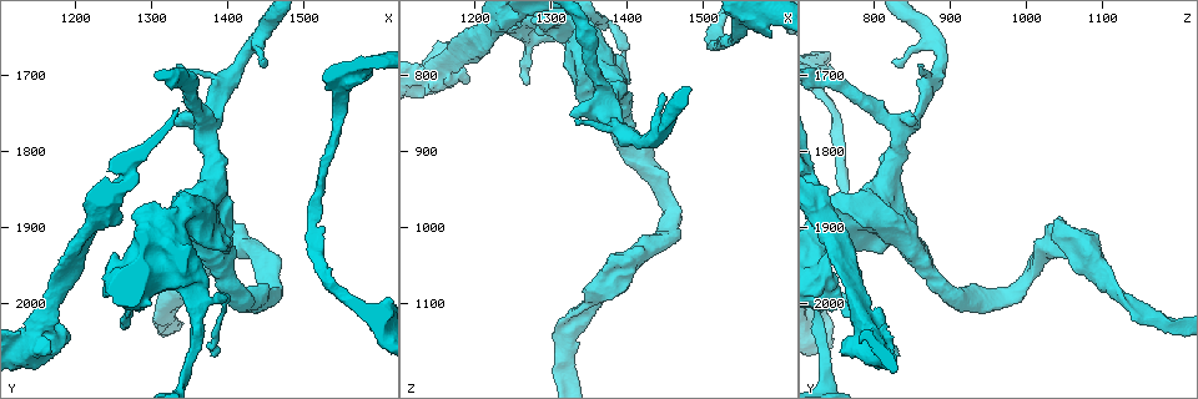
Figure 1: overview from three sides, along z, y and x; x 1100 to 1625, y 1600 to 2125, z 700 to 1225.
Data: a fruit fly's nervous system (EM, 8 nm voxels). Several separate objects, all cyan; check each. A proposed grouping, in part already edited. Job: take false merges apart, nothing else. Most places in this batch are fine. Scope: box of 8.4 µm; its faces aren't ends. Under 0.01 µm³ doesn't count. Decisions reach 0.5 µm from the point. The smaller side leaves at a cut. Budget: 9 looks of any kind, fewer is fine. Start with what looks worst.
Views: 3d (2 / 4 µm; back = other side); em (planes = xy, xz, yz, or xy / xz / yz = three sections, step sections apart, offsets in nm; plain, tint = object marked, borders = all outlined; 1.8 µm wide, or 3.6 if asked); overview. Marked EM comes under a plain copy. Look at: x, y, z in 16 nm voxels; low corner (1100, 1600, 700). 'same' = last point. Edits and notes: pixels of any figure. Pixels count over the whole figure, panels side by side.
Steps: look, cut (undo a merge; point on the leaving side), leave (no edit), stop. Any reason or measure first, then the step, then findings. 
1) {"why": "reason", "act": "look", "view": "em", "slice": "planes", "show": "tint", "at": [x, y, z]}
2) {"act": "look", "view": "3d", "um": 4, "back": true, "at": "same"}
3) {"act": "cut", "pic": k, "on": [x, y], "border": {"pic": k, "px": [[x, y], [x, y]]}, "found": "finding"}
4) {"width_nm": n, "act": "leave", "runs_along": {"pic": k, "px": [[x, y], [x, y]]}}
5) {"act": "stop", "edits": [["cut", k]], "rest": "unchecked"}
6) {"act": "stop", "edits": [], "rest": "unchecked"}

{"why": "abrupt turn", "act": "look", "view": "3d", "um": 4, "at": [1365, 1770, 835]}

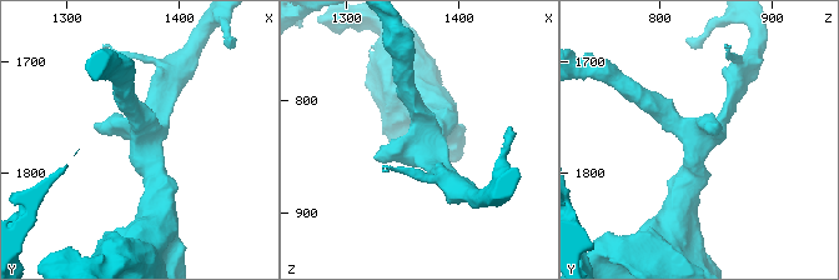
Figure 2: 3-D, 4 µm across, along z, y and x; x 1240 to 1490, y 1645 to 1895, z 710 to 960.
{"act": "look", "view": "em", "slice": "planes", "show": "borders", "at": [1368, 1774, 834]}

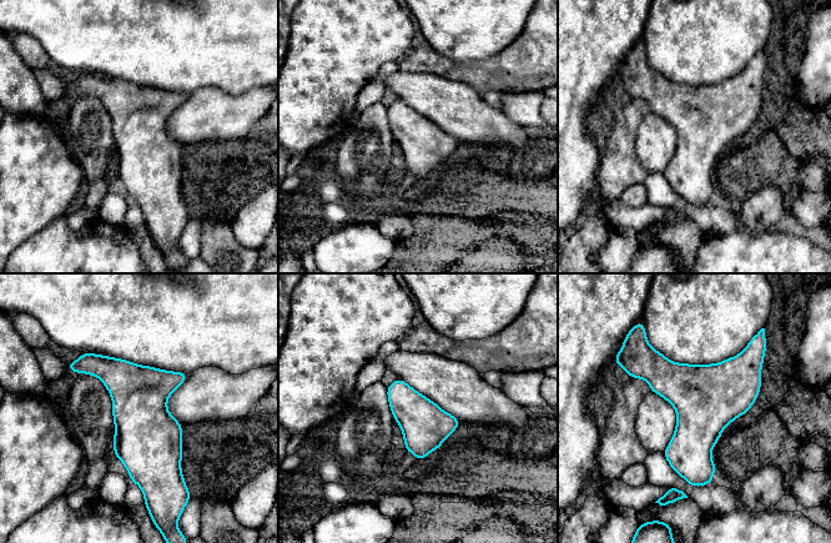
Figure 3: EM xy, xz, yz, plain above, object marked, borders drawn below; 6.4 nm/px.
{"act": "leave", "found": "one neuron here"}

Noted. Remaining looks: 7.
{"why": "branch point", "act": "look", "view": "em", "slice": "planes", "show": "tint", "at": [1410, 1920, 1045]}

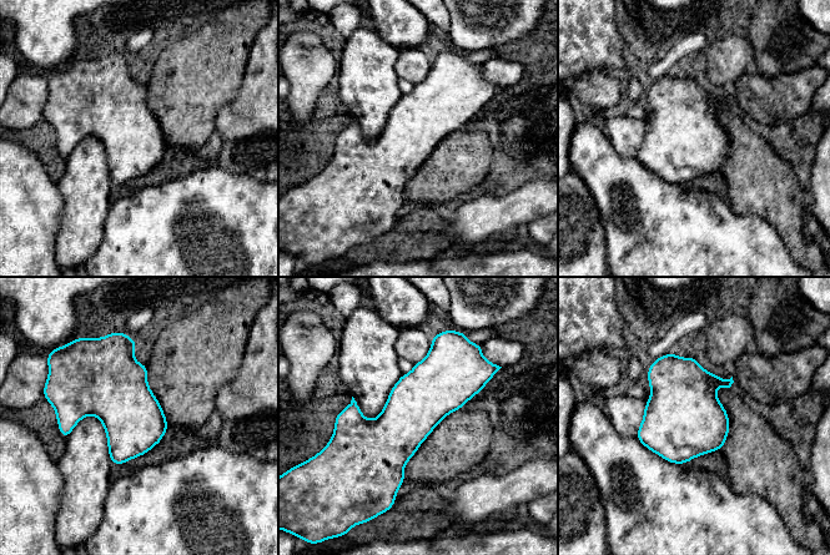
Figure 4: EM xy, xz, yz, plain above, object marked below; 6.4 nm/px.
{"width_nm": 380, "act": "leave", "found": "continuous, no second neuron"}

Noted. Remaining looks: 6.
{"why": "thin neck", "act": "look", "view": "3d", "um": 2, "at": [1520, 1895, 760]}

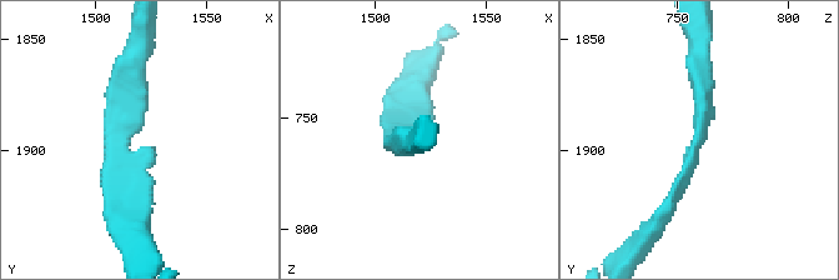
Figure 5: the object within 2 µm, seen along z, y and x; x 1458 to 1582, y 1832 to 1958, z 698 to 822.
{"act": "look", "view": "em", "slice": "xz", "step": 4, "show": "tint", "at": [1514, 1892, 759]}

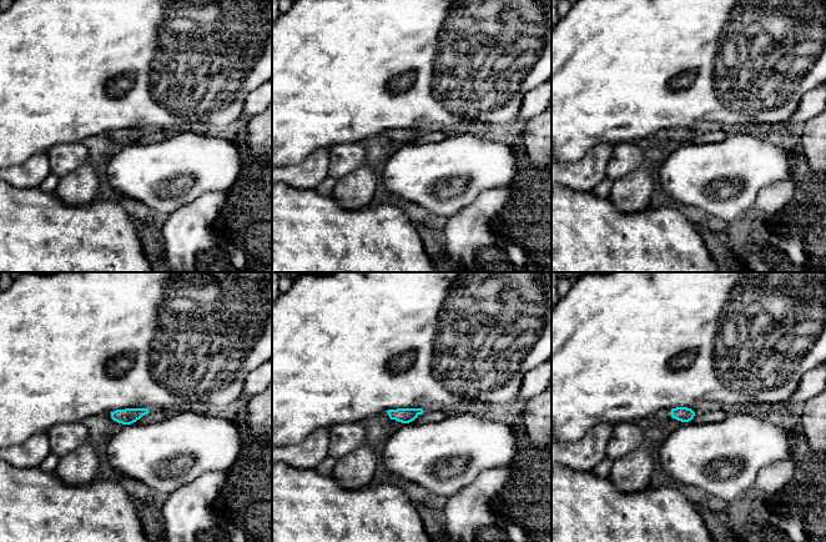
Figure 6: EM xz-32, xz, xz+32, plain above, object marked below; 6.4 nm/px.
{"why": "another direction", "act": "look", "view": "em", "slice": "planes", "show": "tint", "at": "same"}

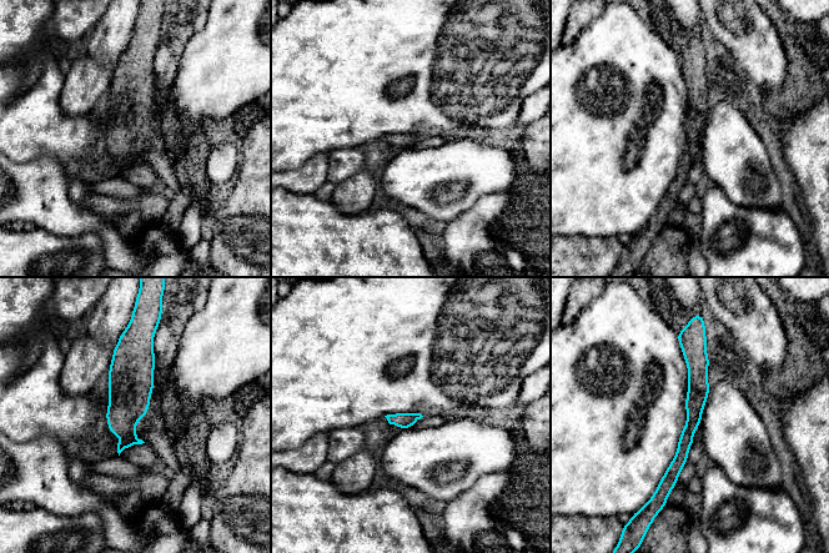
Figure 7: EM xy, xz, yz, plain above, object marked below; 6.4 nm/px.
{"arm_widths_nm": [170, 190], "act": "leave", "found": "continuous, no second neuron"}

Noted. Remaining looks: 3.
{"why": "sharp bend", "act": "look", "view": "em", "slice": "planes", "show": "tint", "at": [1345, 2095, 735]}

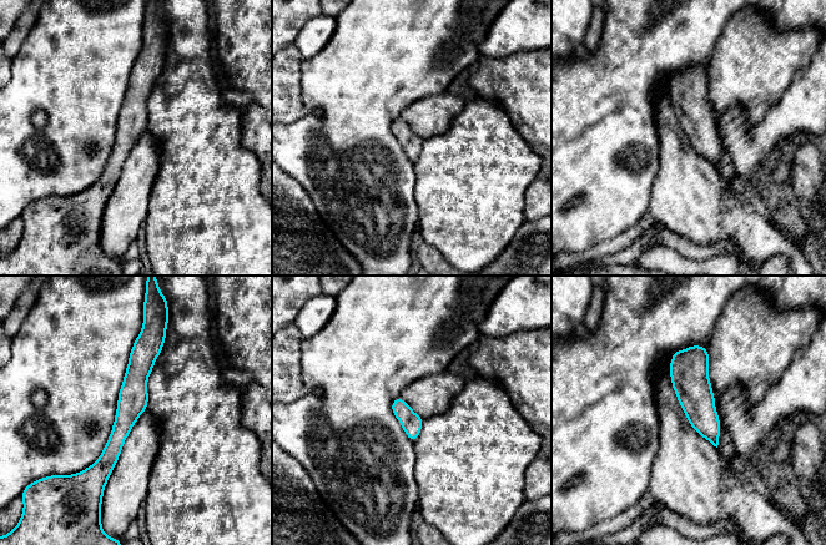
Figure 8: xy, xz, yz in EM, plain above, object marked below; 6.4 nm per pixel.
{"act": "leave", "found": "continuous, no second neuron"}

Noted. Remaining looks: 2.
{"act": "stop", "edits": [], "rest": "unchecked"}

